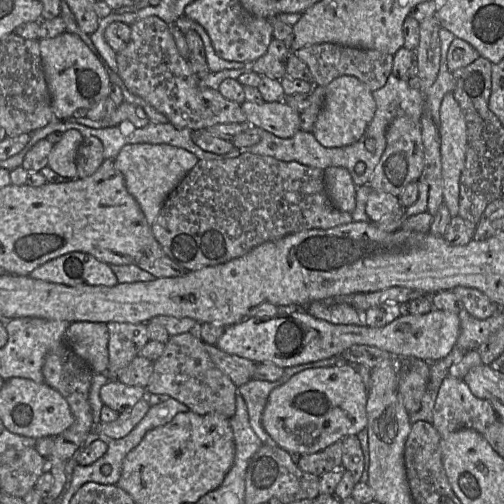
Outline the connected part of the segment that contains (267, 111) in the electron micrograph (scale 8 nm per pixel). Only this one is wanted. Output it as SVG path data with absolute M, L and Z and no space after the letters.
M245 101L241 109L252 127L258 127L279 138L290 138L300 130L300 113L284 102L254 103Z

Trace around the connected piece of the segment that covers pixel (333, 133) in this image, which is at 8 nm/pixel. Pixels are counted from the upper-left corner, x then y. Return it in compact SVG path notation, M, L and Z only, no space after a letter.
M354 76L335 78L325 86L324 105L315 121L312 134L326 148L351 145L364 134L376 110L372 91Z

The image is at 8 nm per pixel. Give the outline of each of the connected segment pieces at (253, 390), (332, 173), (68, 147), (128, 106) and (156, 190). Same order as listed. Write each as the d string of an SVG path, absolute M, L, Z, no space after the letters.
M341 355L334 356L316 362L285 368L281 378L277 381L268 382L251 379L249 382L239 386L237 392L246 403L250 426L262 443L277 446L261 424L263 410L267 403L268 396L273 389L285 384L291 377L301 371L329 366L341 366L348 364L346 362L347 361L345 361Z
M343 167L324 170L326 192L332 204L343 212L352 213L356 207L356 189L349 171Z
M76 129L63 133L61 140L53 145L48 166L69 180L78 179L76 156L84 136Z
M123 101L114 112L102 120L91 120L87 117L72 115L67 119L54 119L77 122L91 128L105 128L117 126L123 121L130 121L135 127L142 128L150 123L150 120L142 107Z
M134 143L121 148L114 158L114 167L122 174L127 191L135 198L147 222L152 225L169 194L198 161L193 153L169 144Z

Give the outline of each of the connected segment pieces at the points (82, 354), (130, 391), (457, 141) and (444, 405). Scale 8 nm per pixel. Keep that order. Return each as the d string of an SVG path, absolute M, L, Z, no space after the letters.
M72 322L65 333L65 343L83 361L85 361L94 374L106 374L108 369L109 331L105 323Z
M110 379L100 389L100 398L103 405L118 413L130 410L138 401L144 399L146 395L146 388L128 386L116 379Z
M453 93L445 94L440 106L440 154L443 200L451 217L459 213L459 183L465 166L467 126Z
M447 376L443 380L432 421L441 437L463 428L482 434L498 419L492 404L474 396L464 379Z

